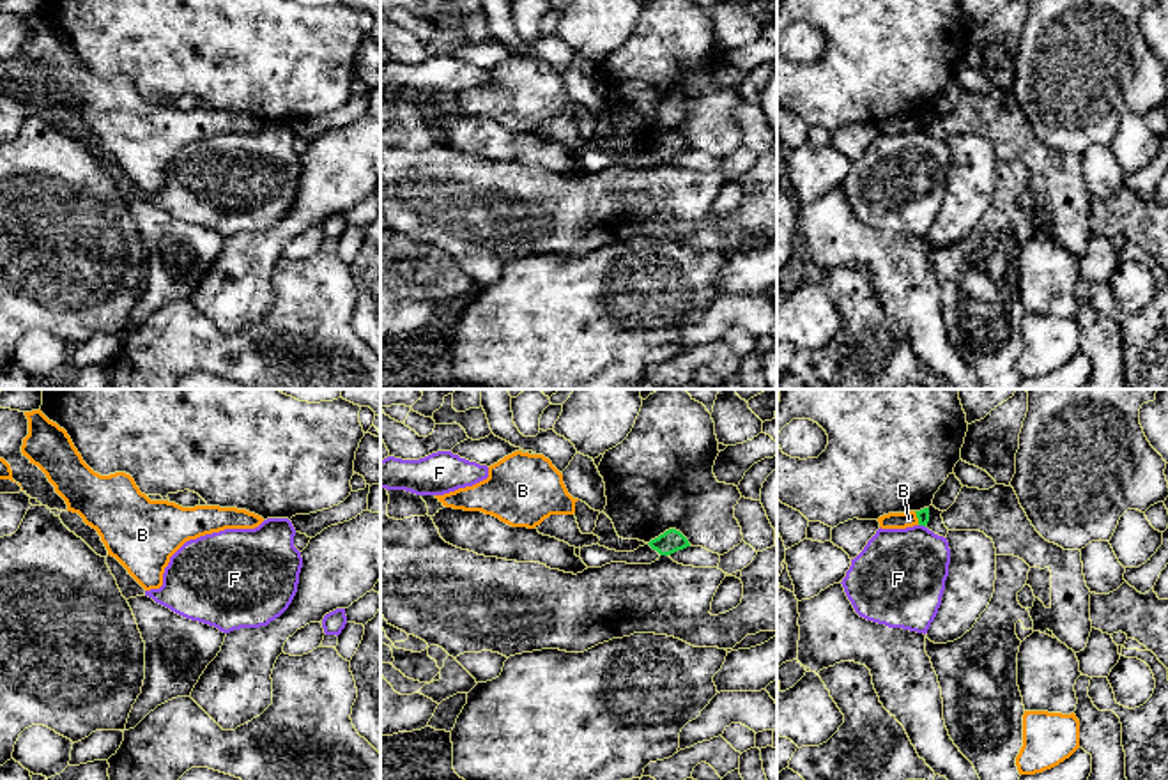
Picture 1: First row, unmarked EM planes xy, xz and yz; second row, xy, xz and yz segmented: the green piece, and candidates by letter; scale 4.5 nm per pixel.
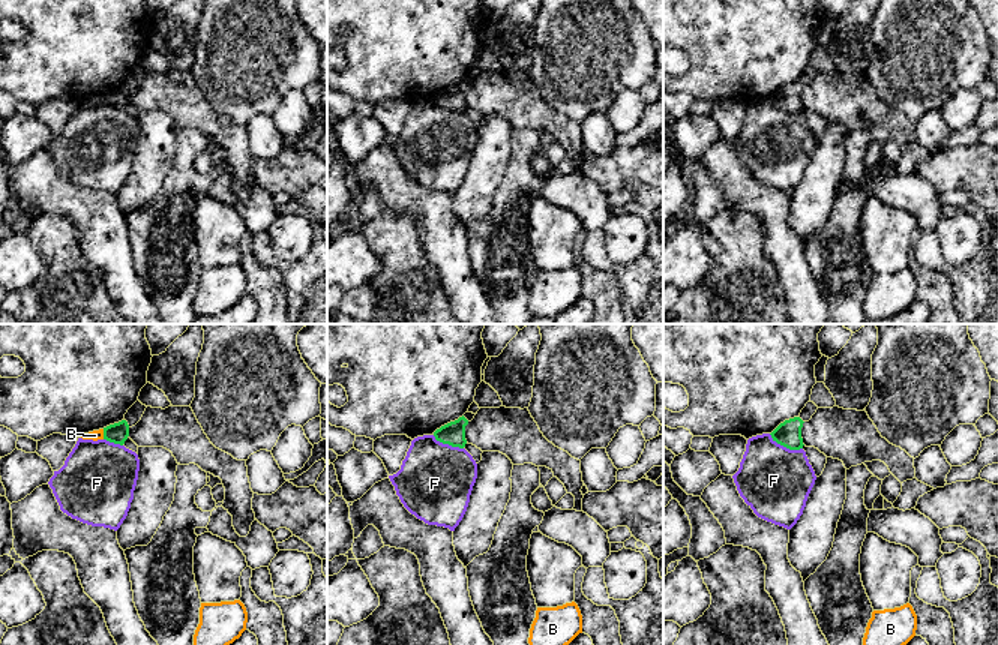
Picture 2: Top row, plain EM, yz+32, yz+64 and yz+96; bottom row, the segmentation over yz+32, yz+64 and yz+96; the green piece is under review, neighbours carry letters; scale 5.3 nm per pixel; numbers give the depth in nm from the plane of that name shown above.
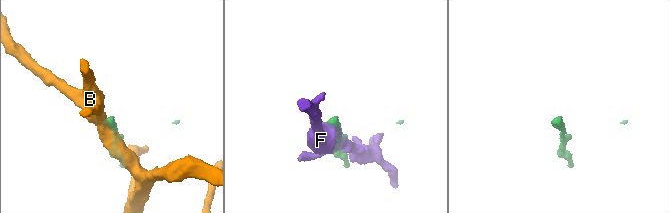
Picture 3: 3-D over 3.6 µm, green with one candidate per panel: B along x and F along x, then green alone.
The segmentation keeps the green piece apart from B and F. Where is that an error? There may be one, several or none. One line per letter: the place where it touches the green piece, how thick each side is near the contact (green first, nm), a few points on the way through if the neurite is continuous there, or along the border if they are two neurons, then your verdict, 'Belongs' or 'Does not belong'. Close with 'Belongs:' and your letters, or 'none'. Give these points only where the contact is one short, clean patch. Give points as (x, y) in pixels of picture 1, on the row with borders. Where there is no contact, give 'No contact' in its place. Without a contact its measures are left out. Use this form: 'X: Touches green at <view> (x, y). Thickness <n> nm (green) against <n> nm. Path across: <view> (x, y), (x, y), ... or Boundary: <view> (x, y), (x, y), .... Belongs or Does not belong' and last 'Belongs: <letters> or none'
B: Touches green at yz (917, 517). Thickness 60 nm (green) against 80 nm. Boundary: yz (914, 512), (919, 524). Does not belong
F: Touches green at yz (922, 524). Thickness 60 nm (green) against 400 nm. Does not belong
Belongs: none

